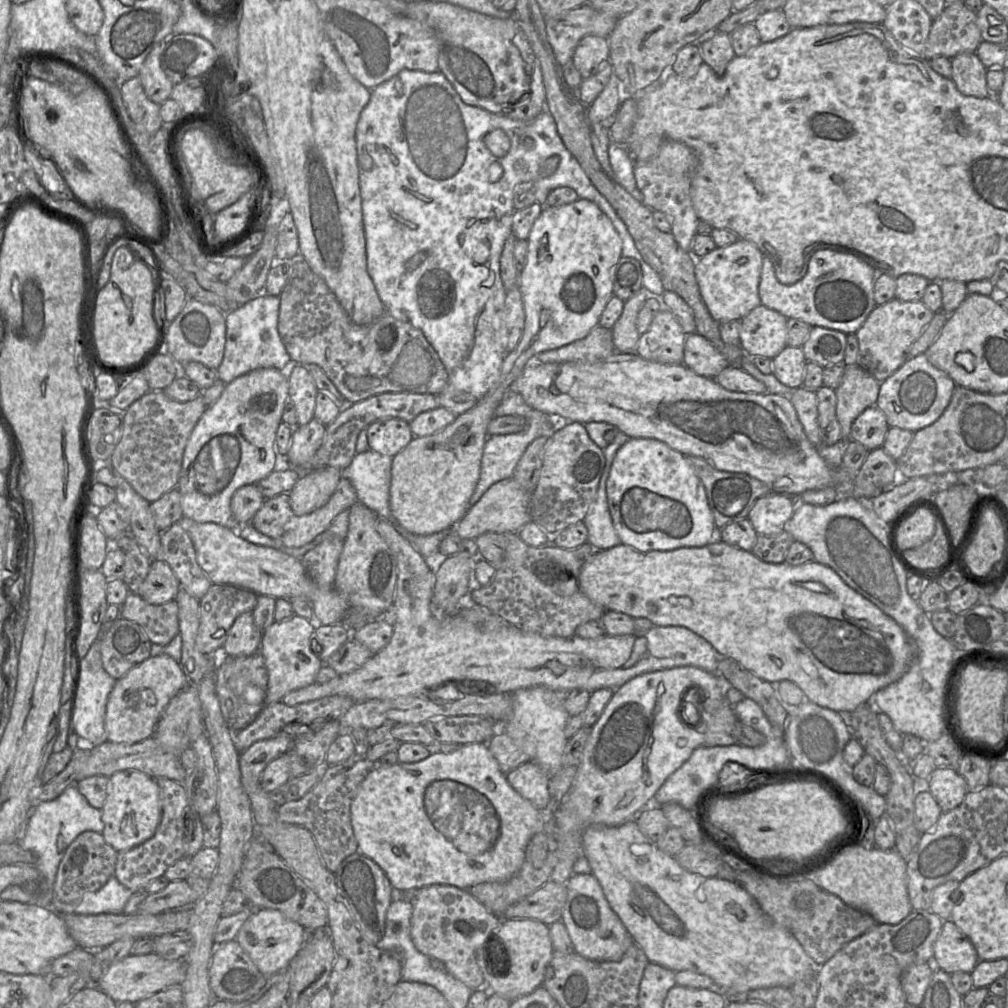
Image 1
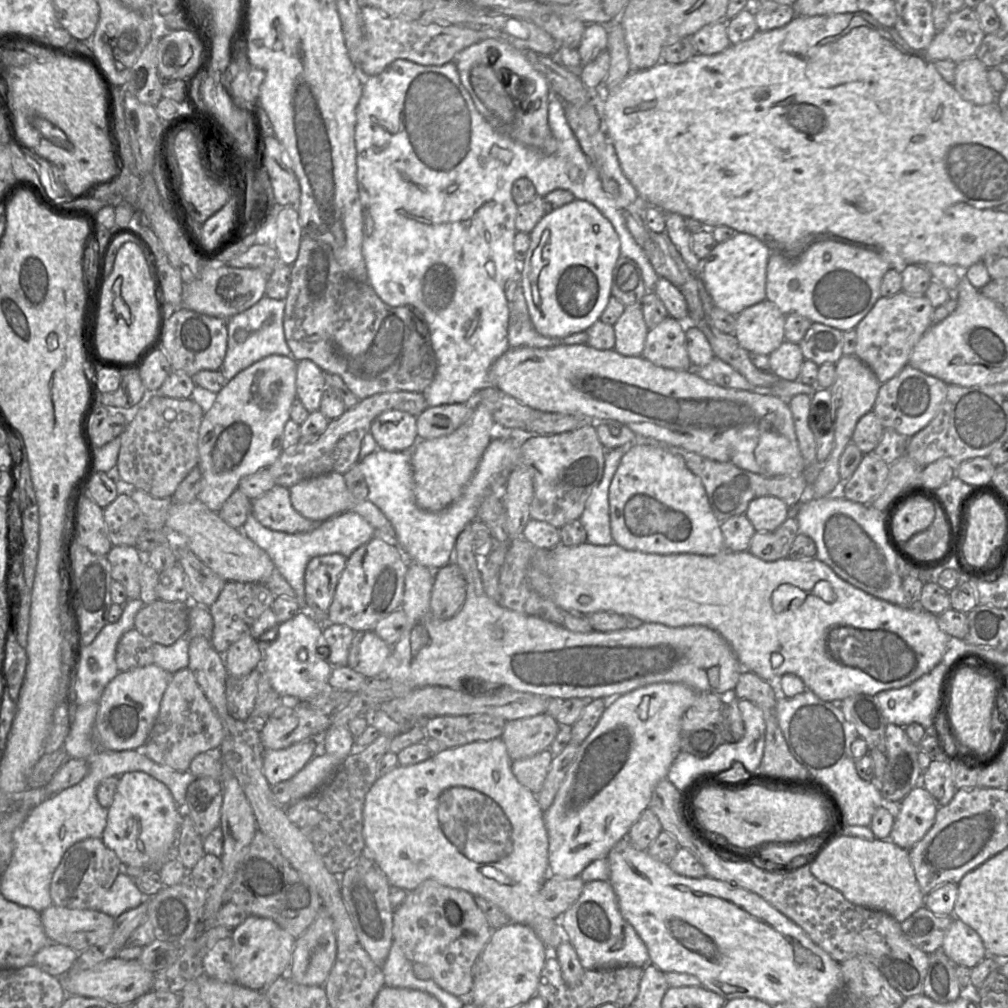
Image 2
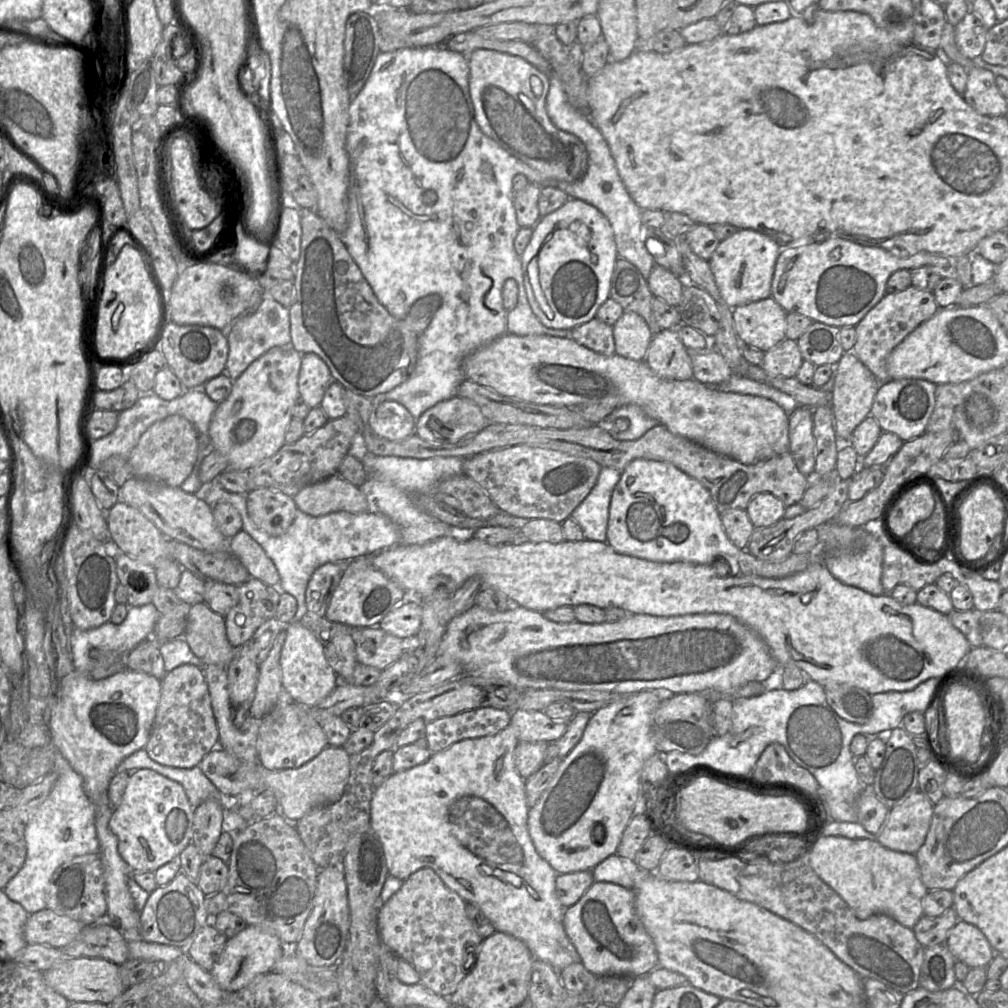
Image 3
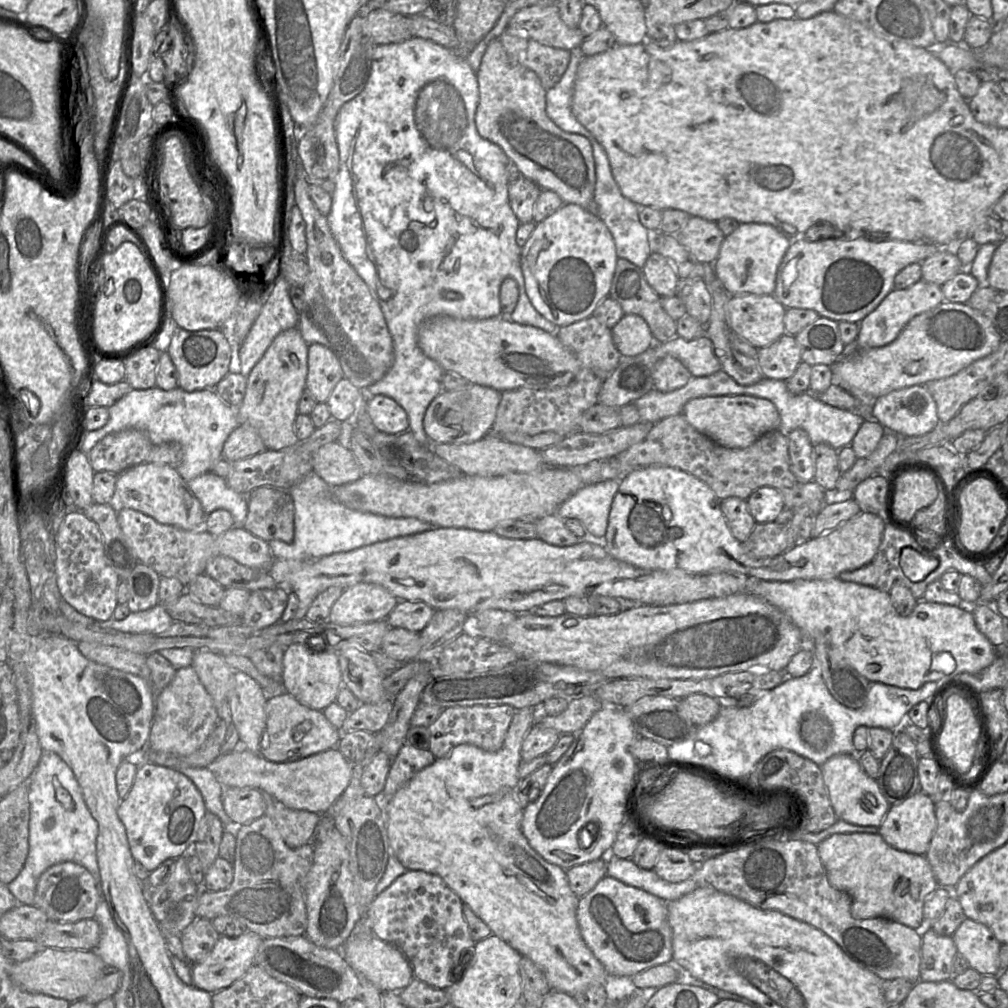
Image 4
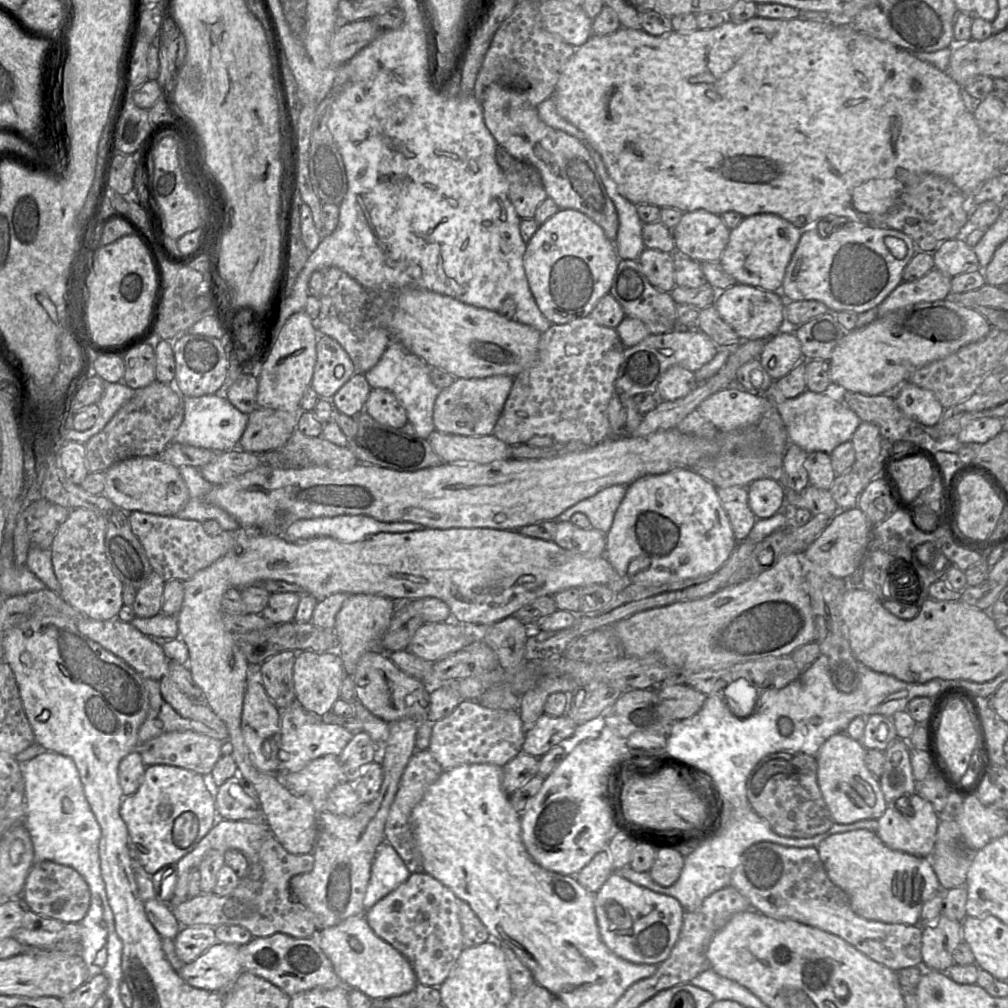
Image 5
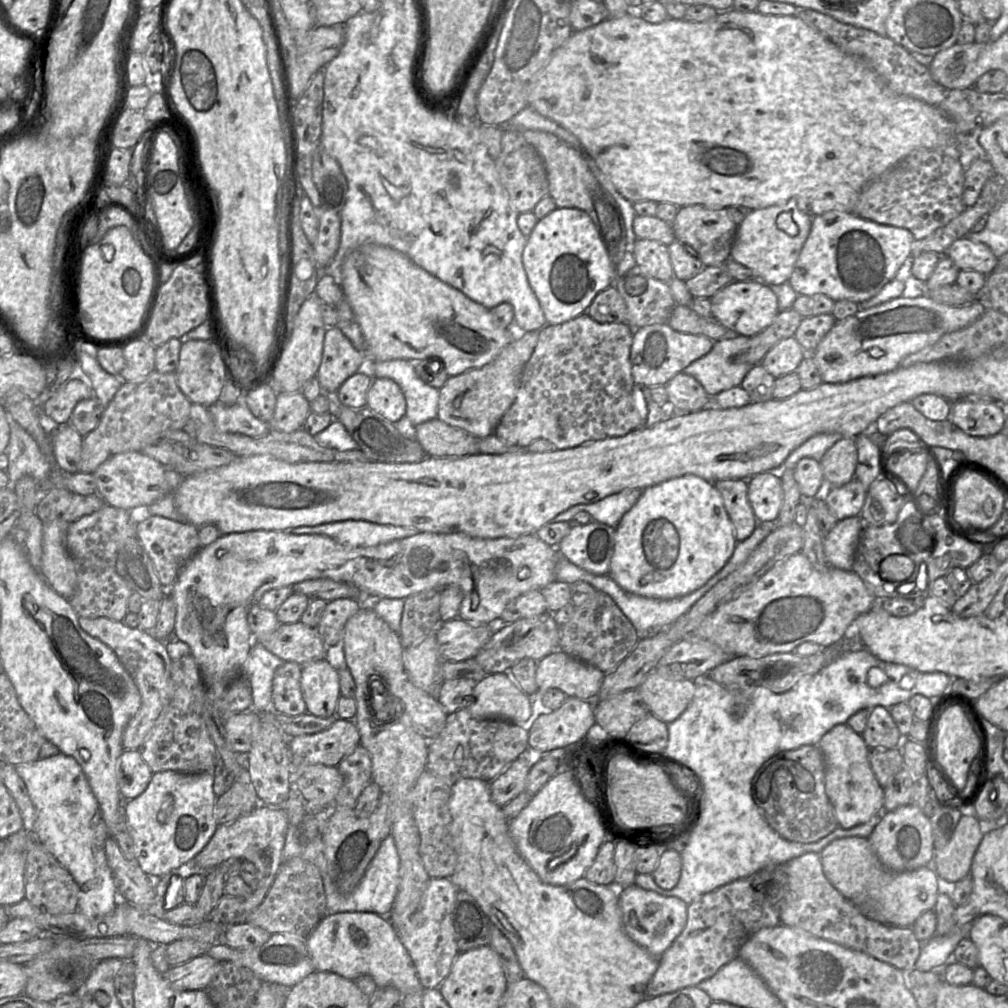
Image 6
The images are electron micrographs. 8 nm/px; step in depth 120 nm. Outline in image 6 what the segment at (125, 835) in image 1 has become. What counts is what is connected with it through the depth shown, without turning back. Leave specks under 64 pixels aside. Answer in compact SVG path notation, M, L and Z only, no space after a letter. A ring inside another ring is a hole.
M171 770L153 773L142 794L123 802L135 860L153 880L173 871L185 870L213 836L218 826L213 779L212 771L199 774Z

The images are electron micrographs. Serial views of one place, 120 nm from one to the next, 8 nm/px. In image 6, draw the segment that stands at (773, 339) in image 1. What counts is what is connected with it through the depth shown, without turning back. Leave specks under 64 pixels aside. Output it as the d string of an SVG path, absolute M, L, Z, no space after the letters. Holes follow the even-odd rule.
M732 281L709 300L712 316L716 321L737 334L749 338L770 326L780 312L775 293L762 281Z

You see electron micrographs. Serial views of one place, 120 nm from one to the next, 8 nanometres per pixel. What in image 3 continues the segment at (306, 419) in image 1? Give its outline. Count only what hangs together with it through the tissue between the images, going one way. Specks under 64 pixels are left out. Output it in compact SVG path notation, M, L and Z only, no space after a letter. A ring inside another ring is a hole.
M302 355L298 379L299 397L311 409L320 406L327 388L333 381L329 367L318 355Z

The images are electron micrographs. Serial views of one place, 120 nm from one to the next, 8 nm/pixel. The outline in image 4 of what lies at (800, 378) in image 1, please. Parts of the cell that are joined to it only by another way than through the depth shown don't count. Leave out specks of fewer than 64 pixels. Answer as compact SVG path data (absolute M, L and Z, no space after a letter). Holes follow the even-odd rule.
M784 333L772 344L758 349L756 360L764 377L788 380L801 363L801 349L795 336Z

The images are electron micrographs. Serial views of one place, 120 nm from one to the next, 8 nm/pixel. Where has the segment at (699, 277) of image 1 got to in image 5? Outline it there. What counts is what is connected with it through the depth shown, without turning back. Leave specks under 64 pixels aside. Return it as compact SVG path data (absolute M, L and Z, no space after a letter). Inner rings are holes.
M760 213L748 216L730 230L729 241L719 262L736 283L771 292L780 291L786 268L801 235L801 229L778 215Z

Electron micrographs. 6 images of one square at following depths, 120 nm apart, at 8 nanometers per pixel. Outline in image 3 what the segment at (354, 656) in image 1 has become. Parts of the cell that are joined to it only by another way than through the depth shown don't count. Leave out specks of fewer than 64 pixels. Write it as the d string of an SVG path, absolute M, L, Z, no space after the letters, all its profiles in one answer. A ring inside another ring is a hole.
M379 626L356 629L352 636L358 664L372 666L380 671L395 663L407 648L413 647L413 639L401 639Z

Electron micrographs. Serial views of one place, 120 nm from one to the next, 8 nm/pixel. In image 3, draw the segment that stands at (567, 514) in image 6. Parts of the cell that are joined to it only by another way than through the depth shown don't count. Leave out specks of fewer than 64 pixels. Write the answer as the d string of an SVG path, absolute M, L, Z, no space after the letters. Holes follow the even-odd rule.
M602 467L595 486L569 517L580 525L586 539L607 542L611 497L621 473Z

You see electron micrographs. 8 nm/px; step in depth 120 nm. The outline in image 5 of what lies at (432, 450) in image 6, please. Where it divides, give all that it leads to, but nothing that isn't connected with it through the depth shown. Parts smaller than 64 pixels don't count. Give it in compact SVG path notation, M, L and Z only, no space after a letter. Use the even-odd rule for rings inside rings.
M434 430L427 441L444 463L488 464L513 458L510 446L493 434L462 436Z

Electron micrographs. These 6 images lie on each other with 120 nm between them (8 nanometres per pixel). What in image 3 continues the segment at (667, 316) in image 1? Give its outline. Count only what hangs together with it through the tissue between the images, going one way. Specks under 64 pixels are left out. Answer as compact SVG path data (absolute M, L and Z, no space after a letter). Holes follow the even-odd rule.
M676 328L661 330L653 336L645 363L656 375L664 379L693 378L691 359Z

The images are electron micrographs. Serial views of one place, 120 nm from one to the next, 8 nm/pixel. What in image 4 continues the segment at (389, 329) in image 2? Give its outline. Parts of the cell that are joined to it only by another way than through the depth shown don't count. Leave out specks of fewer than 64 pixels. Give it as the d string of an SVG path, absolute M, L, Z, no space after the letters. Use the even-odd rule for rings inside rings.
M301 161L297 162L297 175L294 192L295 204L300 209L305 221L307 249L305 258L309 267L306 283L302 287L304 308L300 312L298 329L307 344L319 343L329 348L338 358L344 378L364 392L380 381L390 370L394 362L394 346L384 314L368 286L348 263L335 240L327 220L312 202L307 188L309 181L305 175Z

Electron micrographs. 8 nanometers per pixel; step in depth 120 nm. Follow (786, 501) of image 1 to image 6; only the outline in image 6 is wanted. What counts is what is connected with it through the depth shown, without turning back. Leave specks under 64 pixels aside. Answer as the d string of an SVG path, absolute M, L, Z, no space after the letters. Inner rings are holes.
M762 472L747 480L748 500L760 523L776 523L783 503L779 472Z

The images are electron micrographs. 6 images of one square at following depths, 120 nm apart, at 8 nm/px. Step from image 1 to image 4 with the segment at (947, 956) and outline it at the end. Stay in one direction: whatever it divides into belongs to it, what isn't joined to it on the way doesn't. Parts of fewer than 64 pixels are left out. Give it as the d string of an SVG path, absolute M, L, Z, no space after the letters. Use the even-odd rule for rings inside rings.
M966 918L952 939L957 954L968 960L971 969L982 976L1000 974L999 952L1002 944L987 926Z

